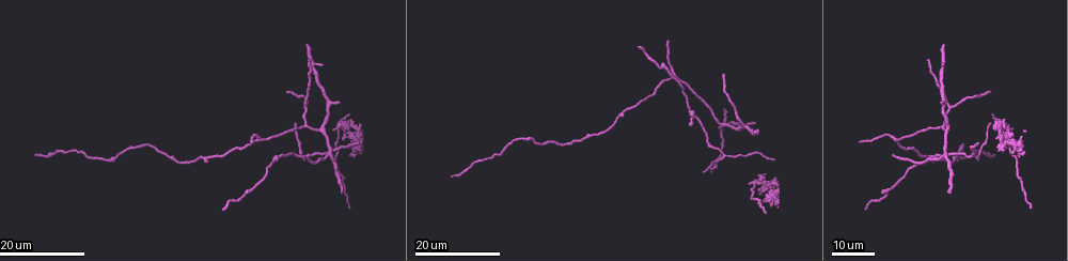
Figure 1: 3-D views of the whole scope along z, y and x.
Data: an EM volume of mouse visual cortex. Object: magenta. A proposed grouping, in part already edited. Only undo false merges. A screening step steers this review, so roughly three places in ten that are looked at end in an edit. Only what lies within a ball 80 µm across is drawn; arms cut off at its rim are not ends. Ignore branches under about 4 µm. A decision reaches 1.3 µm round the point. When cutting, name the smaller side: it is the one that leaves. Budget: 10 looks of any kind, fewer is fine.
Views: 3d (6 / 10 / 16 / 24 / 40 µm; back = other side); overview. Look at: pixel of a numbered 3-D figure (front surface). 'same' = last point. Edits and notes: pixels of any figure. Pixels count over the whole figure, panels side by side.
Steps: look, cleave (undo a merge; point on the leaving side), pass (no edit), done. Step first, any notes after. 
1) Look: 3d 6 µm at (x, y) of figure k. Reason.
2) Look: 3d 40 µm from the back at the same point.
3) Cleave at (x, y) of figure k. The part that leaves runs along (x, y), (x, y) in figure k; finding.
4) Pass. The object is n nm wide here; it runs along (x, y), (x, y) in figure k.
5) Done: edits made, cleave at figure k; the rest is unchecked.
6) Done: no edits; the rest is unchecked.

Look: 3d 16 µm at (305, 126) of figure 1. Three arms meet.

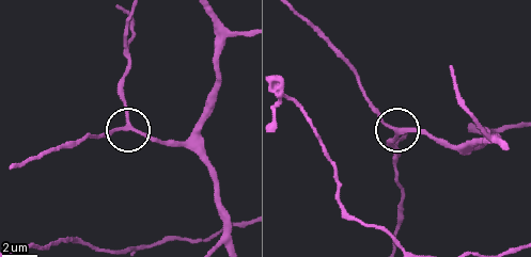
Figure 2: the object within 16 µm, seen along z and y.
Look: 3d 6 µm at (130, 128) of figure 2.

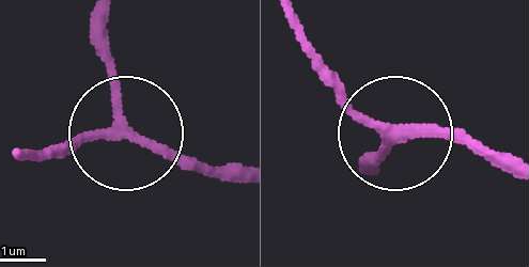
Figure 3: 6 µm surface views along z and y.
Look: 3d 6 µm from the back at (393, 137) of figure 3.

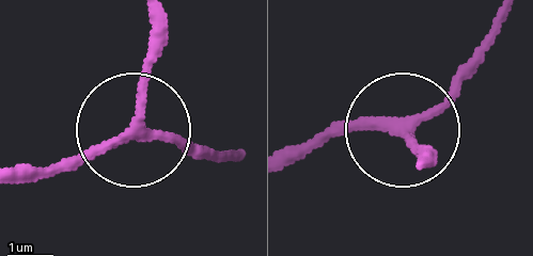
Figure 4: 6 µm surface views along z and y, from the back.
Pass. The object is 190 nm wide here; it runs along (238, 156), (204, 156), (139, 129), (146, 18) in figure 4; continuous, no second neuron.

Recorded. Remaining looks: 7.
Look: 3d 16 µm at (279, 136) of figure 1.

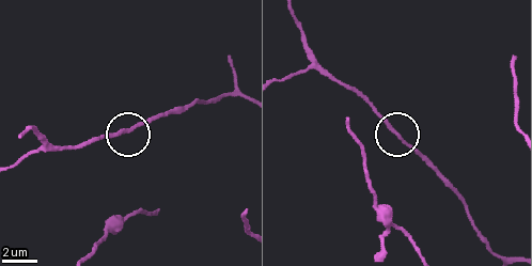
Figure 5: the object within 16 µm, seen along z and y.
Look: 3d 6 µm at (128, 131) of figure 5.

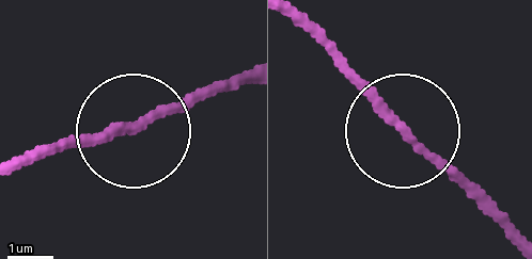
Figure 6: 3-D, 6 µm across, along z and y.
Pass. It runs along (129, 131), (37, 143) in figure 6; continuous, no second neuron.

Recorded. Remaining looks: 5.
Look: 3d 24 µm at (339, 128) of figure 1. Two arms in line, one across.

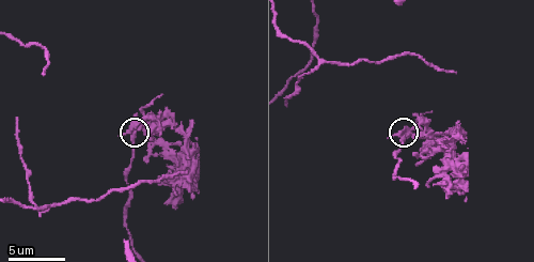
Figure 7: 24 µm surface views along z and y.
Look: 3d 6 µm at (132, 138) of figure 7. Zoom in.

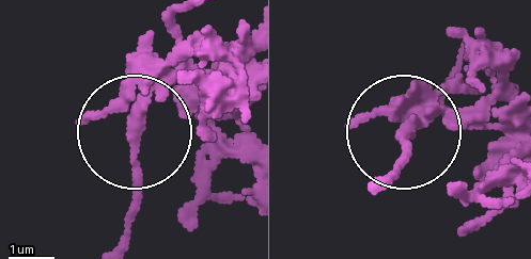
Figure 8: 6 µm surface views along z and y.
Cleave at (477, 166) of figure 8. 3 arms meet here; two neurons meet here.

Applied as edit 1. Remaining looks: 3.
Look: overview. Redraw.

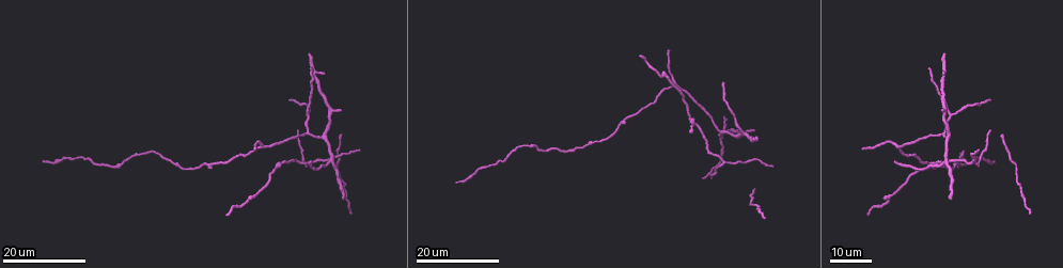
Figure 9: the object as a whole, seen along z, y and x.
Look: 3d 16 µm at (742, 132) of figure 9. Branch point.

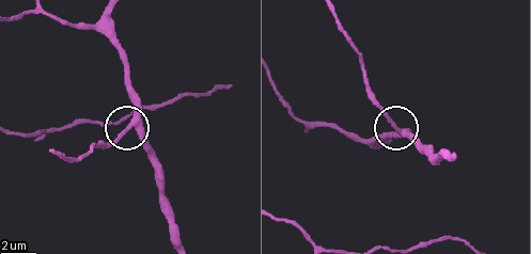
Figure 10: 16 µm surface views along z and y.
Look: 3d 10 µm at (395, 129) of figure 10.

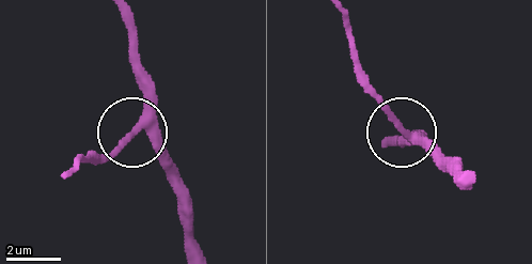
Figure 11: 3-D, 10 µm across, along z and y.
Pass. The object is 260 nm wide here; one neuron here.

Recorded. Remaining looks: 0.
Done: edits made, cleave at figure 8; the rest is unchecked.

